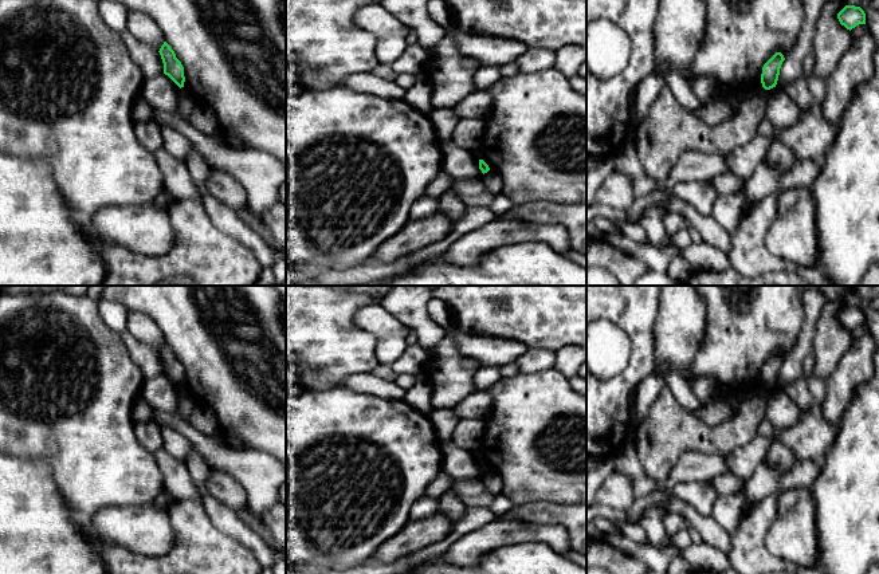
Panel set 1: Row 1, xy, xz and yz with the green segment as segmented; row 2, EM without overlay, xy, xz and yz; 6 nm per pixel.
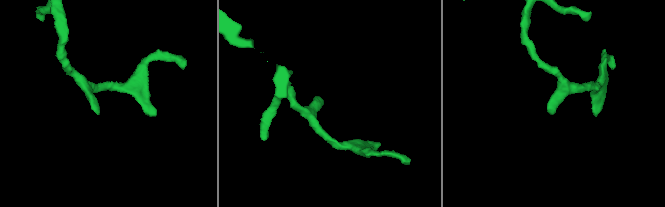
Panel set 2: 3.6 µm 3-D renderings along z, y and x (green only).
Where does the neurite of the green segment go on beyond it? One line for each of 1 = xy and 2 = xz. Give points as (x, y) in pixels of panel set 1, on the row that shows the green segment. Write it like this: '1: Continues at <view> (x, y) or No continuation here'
1: No continuation here
2: No continuation here

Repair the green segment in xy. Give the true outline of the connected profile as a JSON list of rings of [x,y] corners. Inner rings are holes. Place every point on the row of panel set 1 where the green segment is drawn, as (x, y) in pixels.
[[[164,42],[158,52],[164,63],[164,74],[168,75],[180,89],[184,87],[184,67],[176,58],[174,51],[166,42]]]

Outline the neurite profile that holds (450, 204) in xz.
[[[452,189],[446,190],[437,200],[437,209],[450,216],[454,221],[464,216],[466,205]]]

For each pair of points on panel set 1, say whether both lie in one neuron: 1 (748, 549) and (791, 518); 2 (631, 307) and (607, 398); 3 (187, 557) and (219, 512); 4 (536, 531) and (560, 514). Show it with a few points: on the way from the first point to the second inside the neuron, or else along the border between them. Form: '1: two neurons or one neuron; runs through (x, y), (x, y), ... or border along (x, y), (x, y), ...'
1: two neurons; border along (777, 506), (765, 547), (784, 559)
2: one neuron; runs through (639, 330), (639, 366), (630, 377)
3: two neurons; border along (200, 500), (210, 521), (236, 541)
4: two neurons; border along (515, 519), (558, 523), (566, 530), (571, 543)

